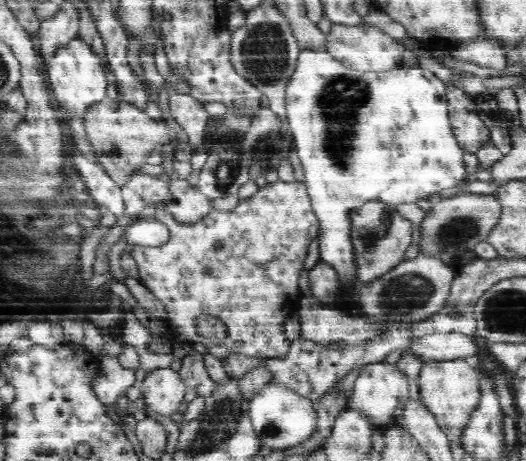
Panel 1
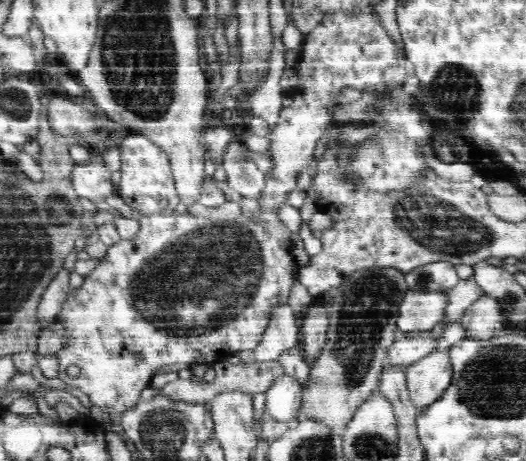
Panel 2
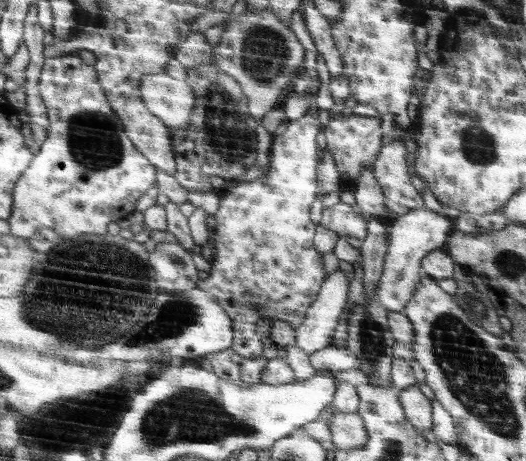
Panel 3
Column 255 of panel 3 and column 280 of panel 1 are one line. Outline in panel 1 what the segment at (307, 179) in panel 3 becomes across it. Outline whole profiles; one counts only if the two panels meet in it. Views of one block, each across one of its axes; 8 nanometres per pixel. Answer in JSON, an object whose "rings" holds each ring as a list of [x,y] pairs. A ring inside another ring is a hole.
{"rings":[[[280,179],[273,183],[266,183],[263,187],[259,188],[258,192],[254,194],[252,198],[248,198],[248,200],[240,200],[234,209],[229,211],[212,209],[200,222],[194,222],[194,224],[180,224],[179,222],[176,222],[166,208],[153,208],[145,216],[165,224],[170,231],[170,238],[160,246],[140,246],[132,244],[133,247],[128,248],[128,250],[130,250],[129,253],[138,264],[138,269],[140,270],[140,278],[138,278],[138,280],[159,301],[164,303],[164,306],[167,309],[168,318],[166,319],[166,324],[170,326],[172,332],[170,337],[174,339],[173,344],[188,344],[195,348],[206,347],[209,344],[209,341],[198,334],[195,319],[200,317],[200,315],[212,315],[224,322],[226,325],[226,334],[228,335],[227,339],[215,342],[228,347],[228,351],[230,351],[231,354],[262,356],[266,358],[278,358],[288,355],[291,348],[291,342],[290,340],[286,340],[285,326],[283,322],[292,316],[292,312],[296,310],[298,303],[303,300],[298,285],[298,280],[300,280],[299,275],[304,270],[303,265],[306,260],[306,254],[308,254],[308,246],[310,246],[312,240],[319,236],[319,222],[317,222],[316,215],[313,213],[311,200],[307,193],[306,186],[293,185],[289,182],[281,181]]]}

